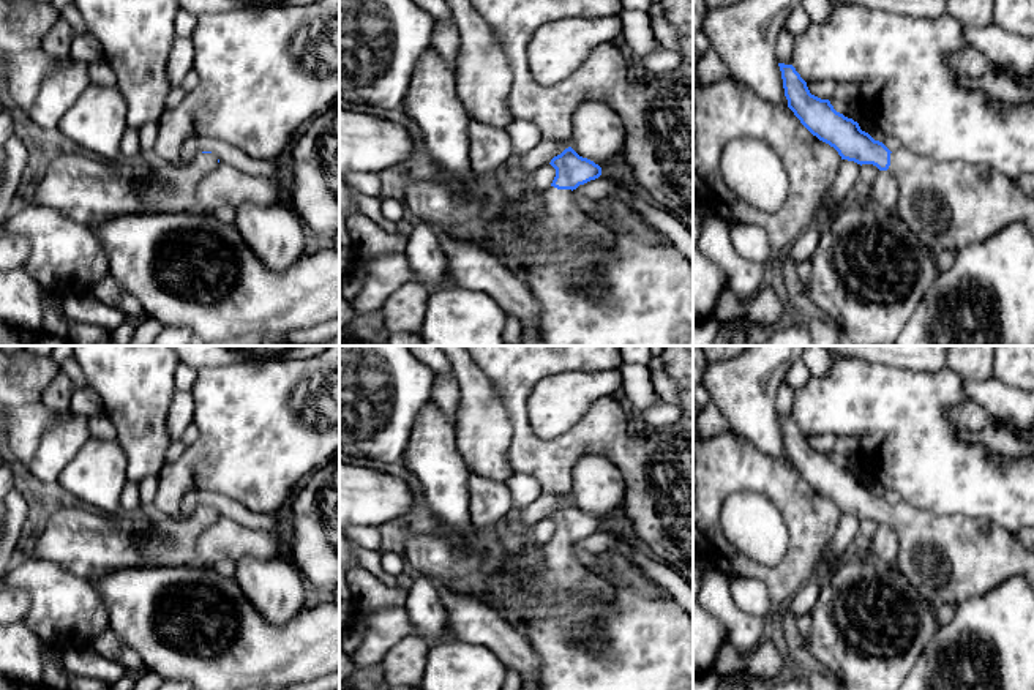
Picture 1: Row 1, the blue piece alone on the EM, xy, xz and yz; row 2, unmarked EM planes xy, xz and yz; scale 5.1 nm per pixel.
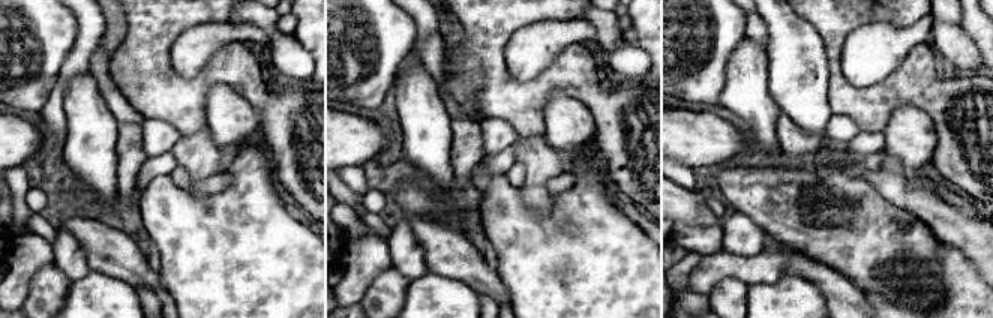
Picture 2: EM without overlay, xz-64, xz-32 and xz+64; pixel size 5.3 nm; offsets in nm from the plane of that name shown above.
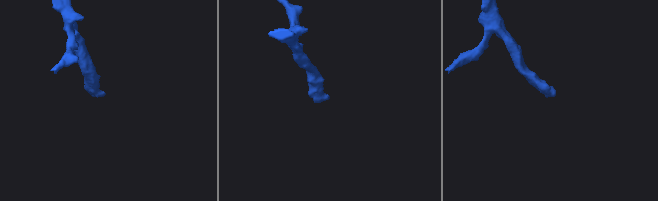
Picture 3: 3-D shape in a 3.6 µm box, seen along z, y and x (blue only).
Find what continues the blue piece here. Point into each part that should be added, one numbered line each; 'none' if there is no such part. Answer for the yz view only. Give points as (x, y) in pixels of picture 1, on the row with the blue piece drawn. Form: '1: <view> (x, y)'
1: yz (949, 206)

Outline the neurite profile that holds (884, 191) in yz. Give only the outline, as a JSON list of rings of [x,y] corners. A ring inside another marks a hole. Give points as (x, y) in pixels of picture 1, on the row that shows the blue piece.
[[[878,171],[870,189],[859,189],[857,201],[886,212],[895,212],[898,204],[898,183],[889,171]]]

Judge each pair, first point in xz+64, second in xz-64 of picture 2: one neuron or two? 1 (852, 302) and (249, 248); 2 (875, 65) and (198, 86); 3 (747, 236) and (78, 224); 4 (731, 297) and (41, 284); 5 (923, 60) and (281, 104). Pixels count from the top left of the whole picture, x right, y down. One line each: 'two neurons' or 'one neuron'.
1: two neurons
2: two neurons
3: two neurons
4: one neuron
5: one neuron

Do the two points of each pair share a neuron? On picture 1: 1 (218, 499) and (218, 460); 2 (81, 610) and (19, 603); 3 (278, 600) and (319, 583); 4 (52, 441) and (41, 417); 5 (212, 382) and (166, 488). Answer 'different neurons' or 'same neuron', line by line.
1: different neurons
2: different neurons
3: different neurons
4: different neurons
5: same neuron

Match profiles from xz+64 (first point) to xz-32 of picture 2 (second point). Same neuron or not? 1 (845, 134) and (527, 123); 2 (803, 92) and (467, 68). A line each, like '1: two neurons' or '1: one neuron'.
1: two neurons
2: one neuron

